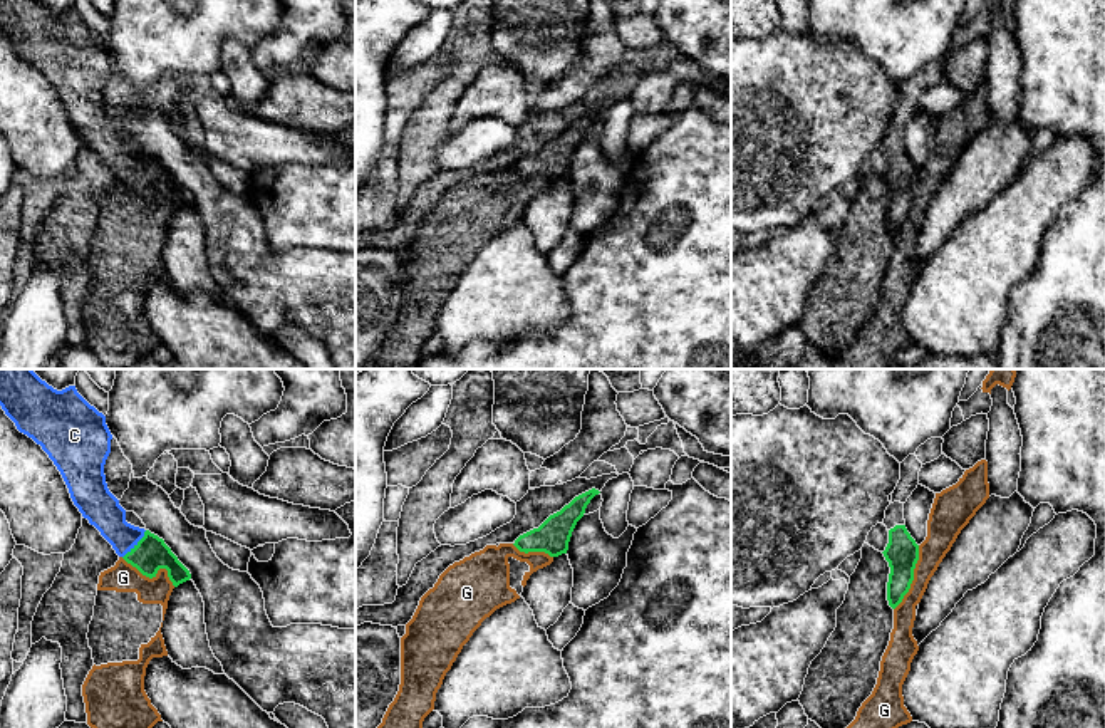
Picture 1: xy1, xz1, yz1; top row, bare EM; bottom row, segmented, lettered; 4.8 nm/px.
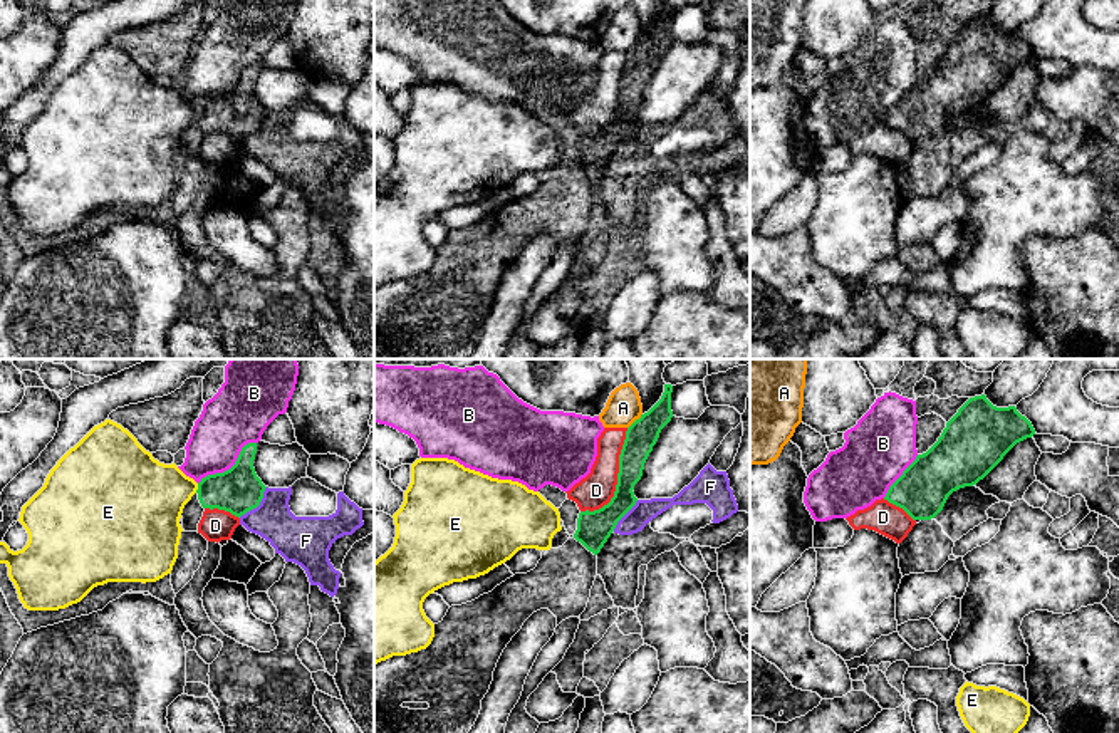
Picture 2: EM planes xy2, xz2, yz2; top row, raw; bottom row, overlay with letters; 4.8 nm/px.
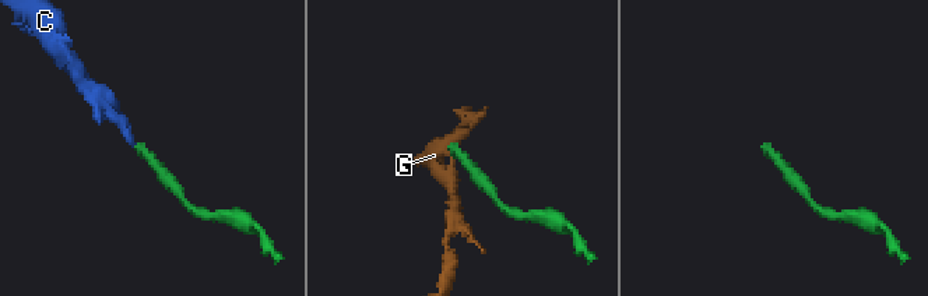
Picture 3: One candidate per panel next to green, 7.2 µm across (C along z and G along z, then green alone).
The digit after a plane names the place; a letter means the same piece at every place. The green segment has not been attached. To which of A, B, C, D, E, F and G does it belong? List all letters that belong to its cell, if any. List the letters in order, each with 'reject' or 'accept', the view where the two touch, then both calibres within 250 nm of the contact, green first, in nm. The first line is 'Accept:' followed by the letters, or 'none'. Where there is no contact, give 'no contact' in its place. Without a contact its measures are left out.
Accept: C
A: reject | xz2 | 150/170 nm
B: reject | xy2 | 220/300 nm
C: accept | xy1 | 160/170 nm
D: reject | xz2 | 150/160 nm
E: reject | xy2 | 220/360 nm
F: reject | xy2 | 220/220 nm
G: reject | xy1 | 160/140 nm

